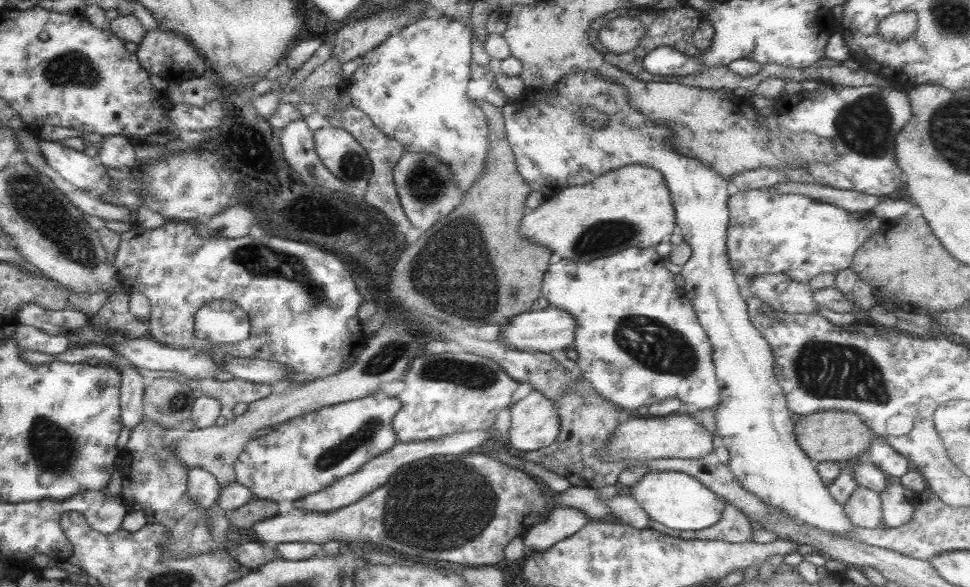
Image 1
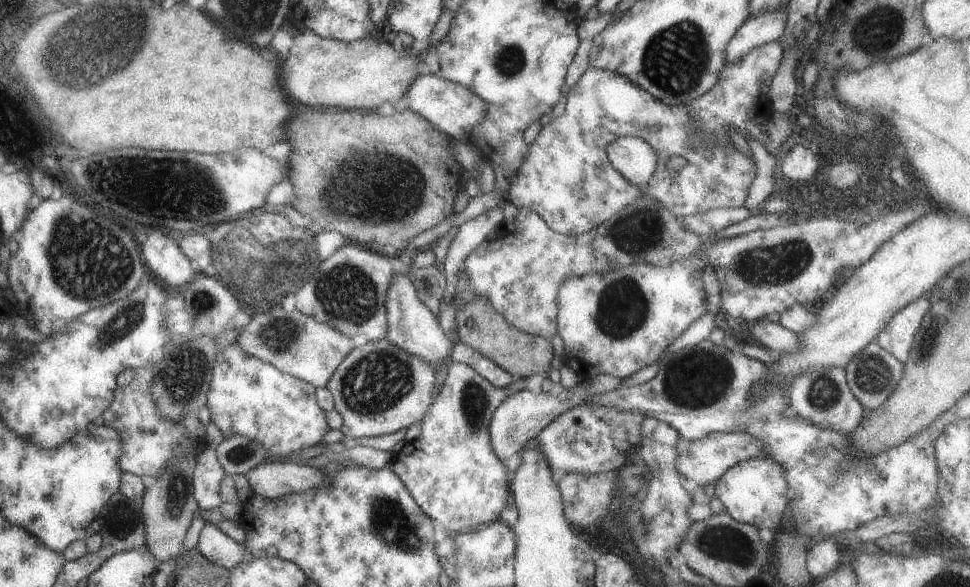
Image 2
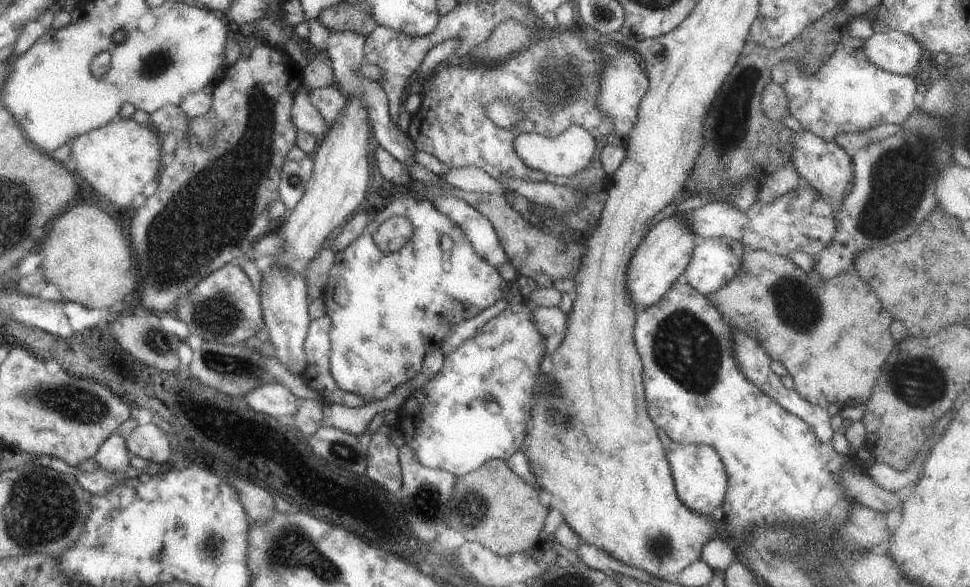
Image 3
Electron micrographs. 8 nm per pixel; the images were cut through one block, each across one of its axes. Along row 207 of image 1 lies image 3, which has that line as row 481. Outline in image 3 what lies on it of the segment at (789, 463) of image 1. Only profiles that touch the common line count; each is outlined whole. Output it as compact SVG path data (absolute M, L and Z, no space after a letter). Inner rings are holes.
M671 441L664 452L674 489L681 504L701 516L709 516L715 512L721 506L727 490L727 474L722 460L713 448L698 444L677 444Z

